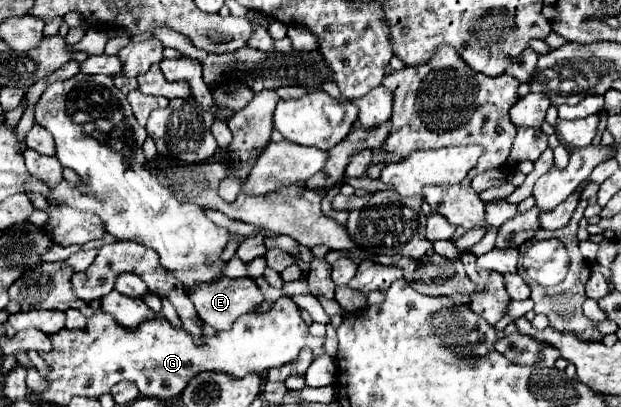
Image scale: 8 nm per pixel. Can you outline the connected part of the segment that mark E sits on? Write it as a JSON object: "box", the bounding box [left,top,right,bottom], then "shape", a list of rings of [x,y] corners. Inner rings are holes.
{"box":[187,276,263,330],"shape":[[[227,276],[217,278],[215,282],[197,284],[191,290],[187,290],[187,296],[195,304],[195,310],[197,310],[199,318],[203,322],[207,322],[209,326],[213,326],[215,330],[227,330],[227,328],[231,328],[231,324],[235,322],[235,318],[239,318],[241,314],[245,314],[247,310],[251,310],[255,304],[263,302],[261,292],[259,292],[257,284],[251,282],[251,278],[227,278]]]}

